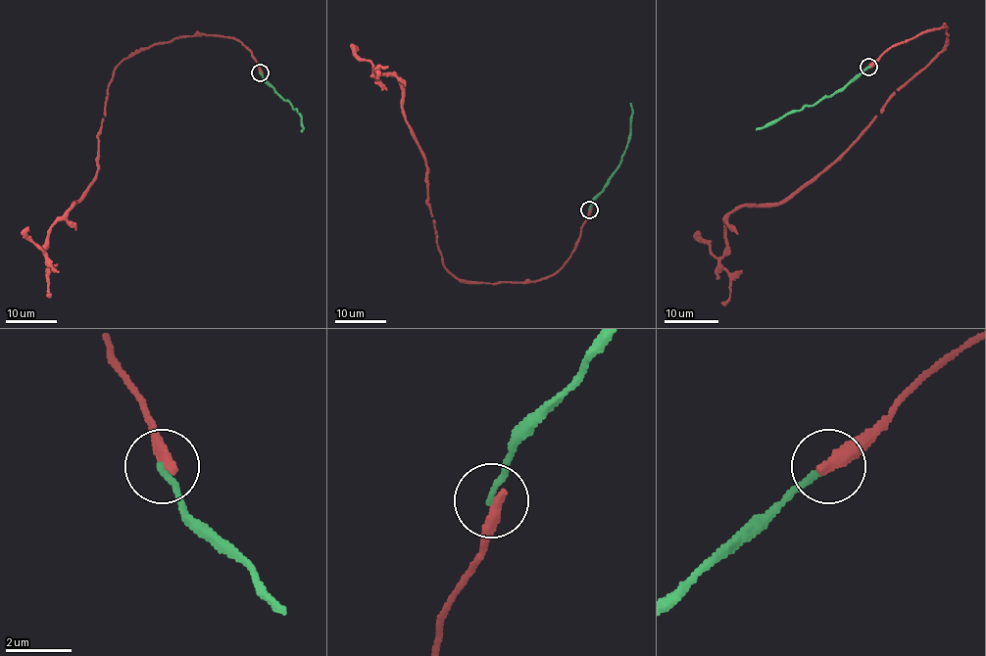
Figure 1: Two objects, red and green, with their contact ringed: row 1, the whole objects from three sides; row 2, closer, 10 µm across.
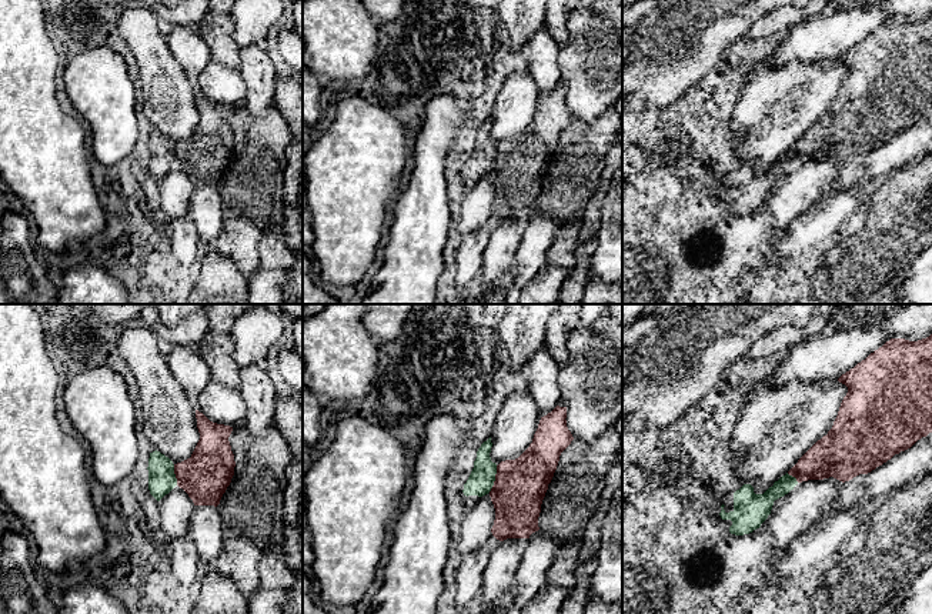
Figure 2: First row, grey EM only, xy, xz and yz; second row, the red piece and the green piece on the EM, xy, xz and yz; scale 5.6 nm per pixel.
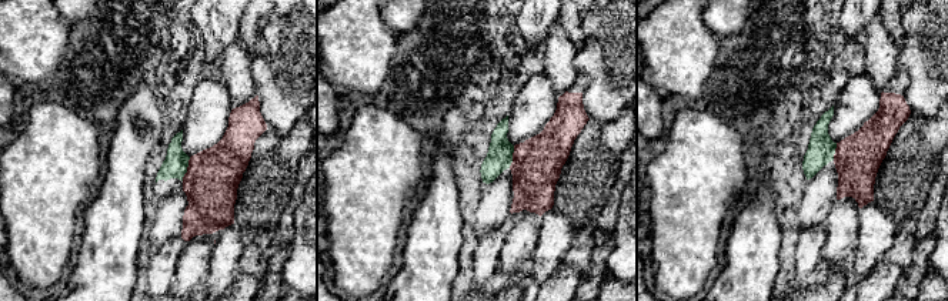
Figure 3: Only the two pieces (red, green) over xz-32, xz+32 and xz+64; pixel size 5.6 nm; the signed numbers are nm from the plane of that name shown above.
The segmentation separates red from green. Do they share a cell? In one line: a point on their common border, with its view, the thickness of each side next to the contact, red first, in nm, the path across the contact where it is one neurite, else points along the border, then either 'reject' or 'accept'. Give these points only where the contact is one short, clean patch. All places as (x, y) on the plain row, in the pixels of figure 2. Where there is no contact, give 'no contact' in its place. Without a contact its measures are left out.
contact xz (495, 159); calibres 300 and 140 nm; border xz (497, 146), (494, 164), (488, 172); reject

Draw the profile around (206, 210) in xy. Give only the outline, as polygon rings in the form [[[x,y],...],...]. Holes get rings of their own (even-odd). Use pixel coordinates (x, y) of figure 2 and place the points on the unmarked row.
[[[196,186],[188,203],[188,217],[194,223],[200,238],[208,248],[224,231],[227,210],[223,206],[220,193],[214,186]]]

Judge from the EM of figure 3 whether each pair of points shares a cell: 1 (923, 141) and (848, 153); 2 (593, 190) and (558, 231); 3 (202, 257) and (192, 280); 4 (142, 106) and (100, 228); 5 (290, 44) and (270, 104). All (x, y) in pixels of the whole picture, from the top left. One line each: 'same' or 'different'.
1: different
2: different
3: same
4: same
5: same

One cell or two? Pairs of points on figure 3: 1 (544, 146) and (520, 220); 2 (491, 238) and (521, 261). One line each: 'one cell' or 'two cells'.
1: two cells
2: two cells

